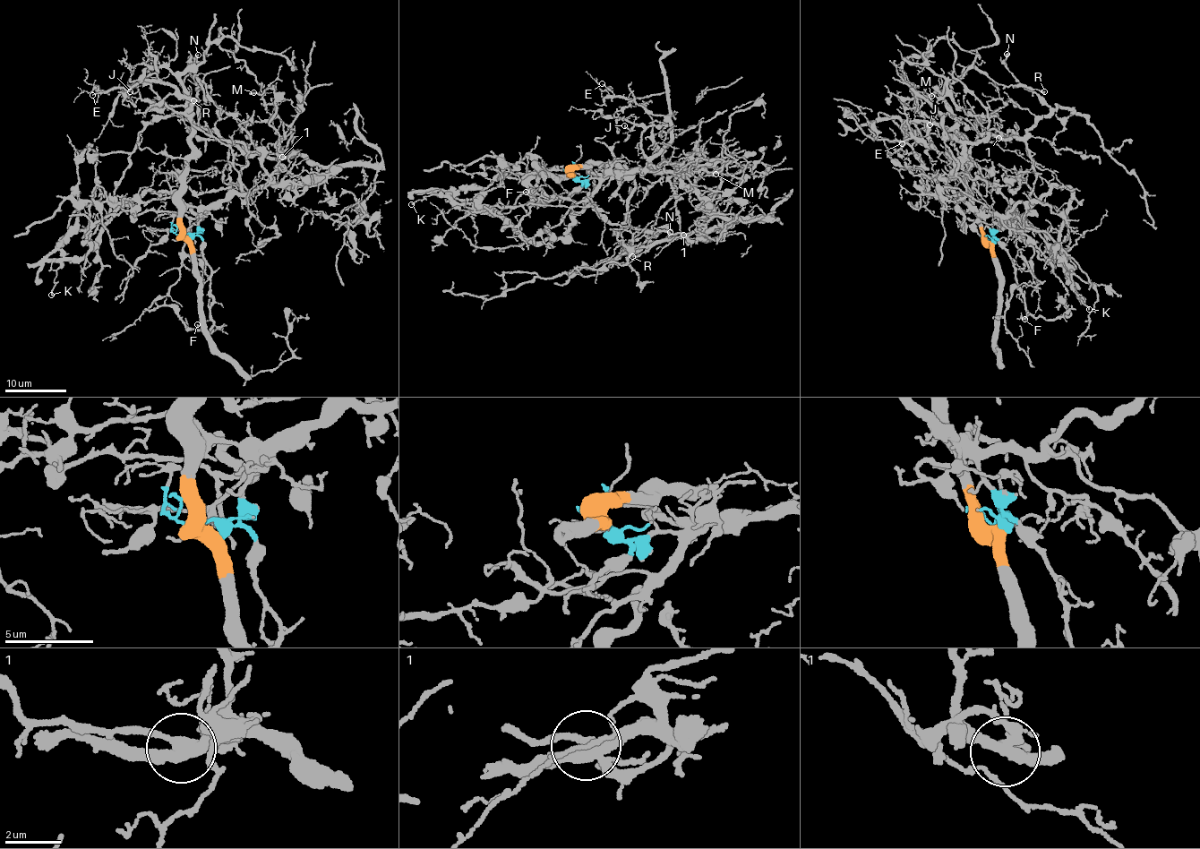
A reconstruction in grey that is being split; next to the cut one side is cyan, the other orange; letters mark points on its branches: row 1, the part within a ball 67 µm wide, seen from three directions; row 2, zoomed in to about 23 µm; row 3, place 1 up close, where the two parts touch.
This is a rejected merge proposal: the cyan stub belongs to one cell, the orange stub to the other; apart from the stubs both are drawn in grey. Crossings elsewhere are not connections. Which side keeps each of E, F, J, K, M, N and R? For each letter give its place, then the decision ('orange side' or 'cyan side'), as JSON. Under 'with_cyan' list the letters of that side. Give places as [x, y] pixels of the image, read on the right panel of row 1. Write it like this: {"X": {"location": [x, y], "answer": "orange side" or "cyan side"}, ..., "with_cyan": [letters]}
{"E": {"location": [902, 143], "answer": "orange side"}, "F": {"location": [1024, 319], "answer": "cyan side"}, "J": {"location": [930, 124], "answer": "orange side"}, "K": {"location": [1089, 309], "answer": "cyan side"}, "M": {"location": [931, 96], "answer": "cyan side"}, "N": {"location": [1007, 54], "answer": "cyan side"}, "R": {"location": [1044, 91], "answer": "orange side"}, "with_cyan": ["F", "K", "M", "N"]}

